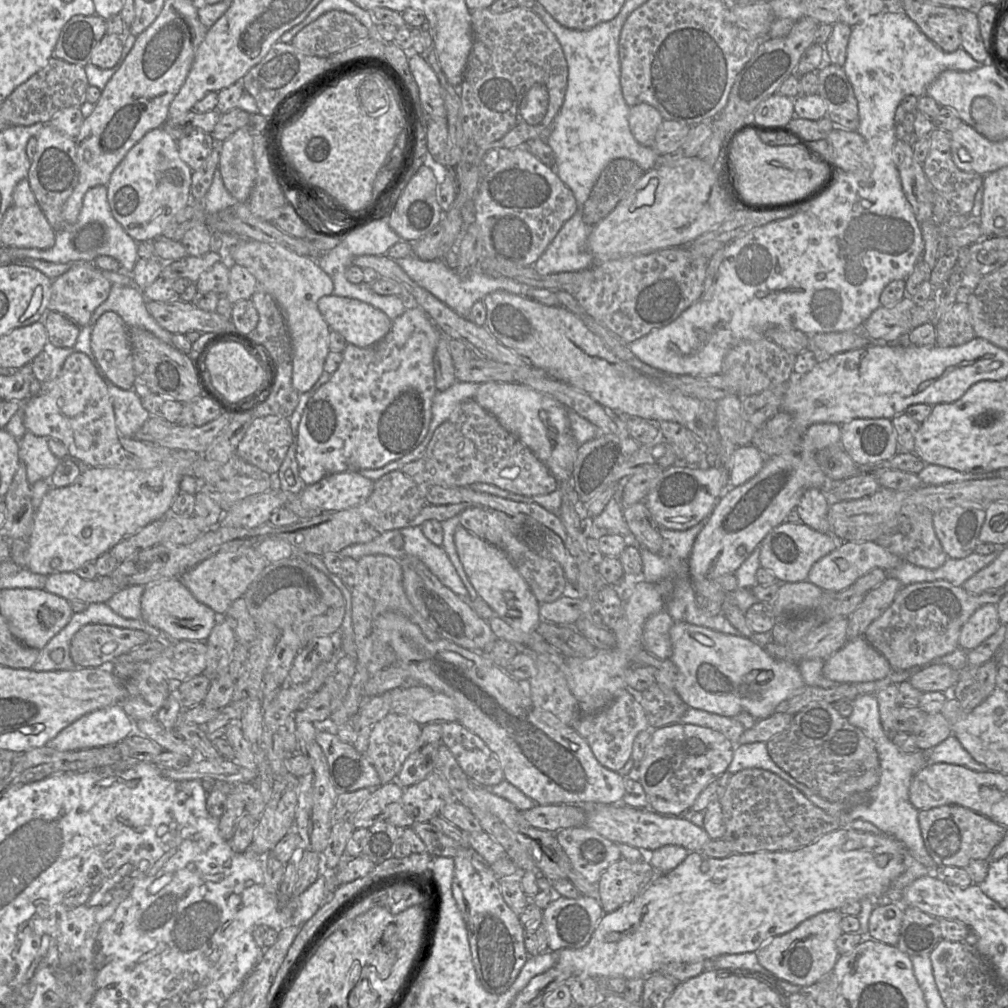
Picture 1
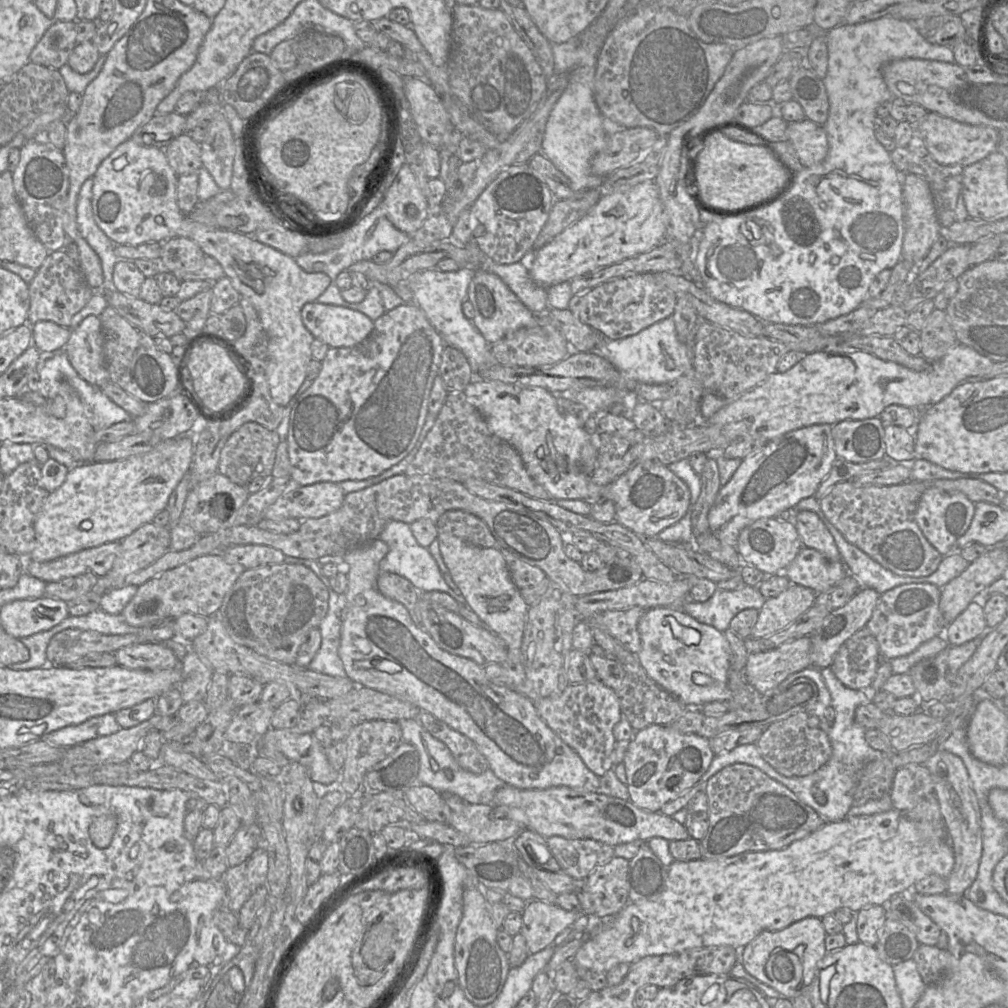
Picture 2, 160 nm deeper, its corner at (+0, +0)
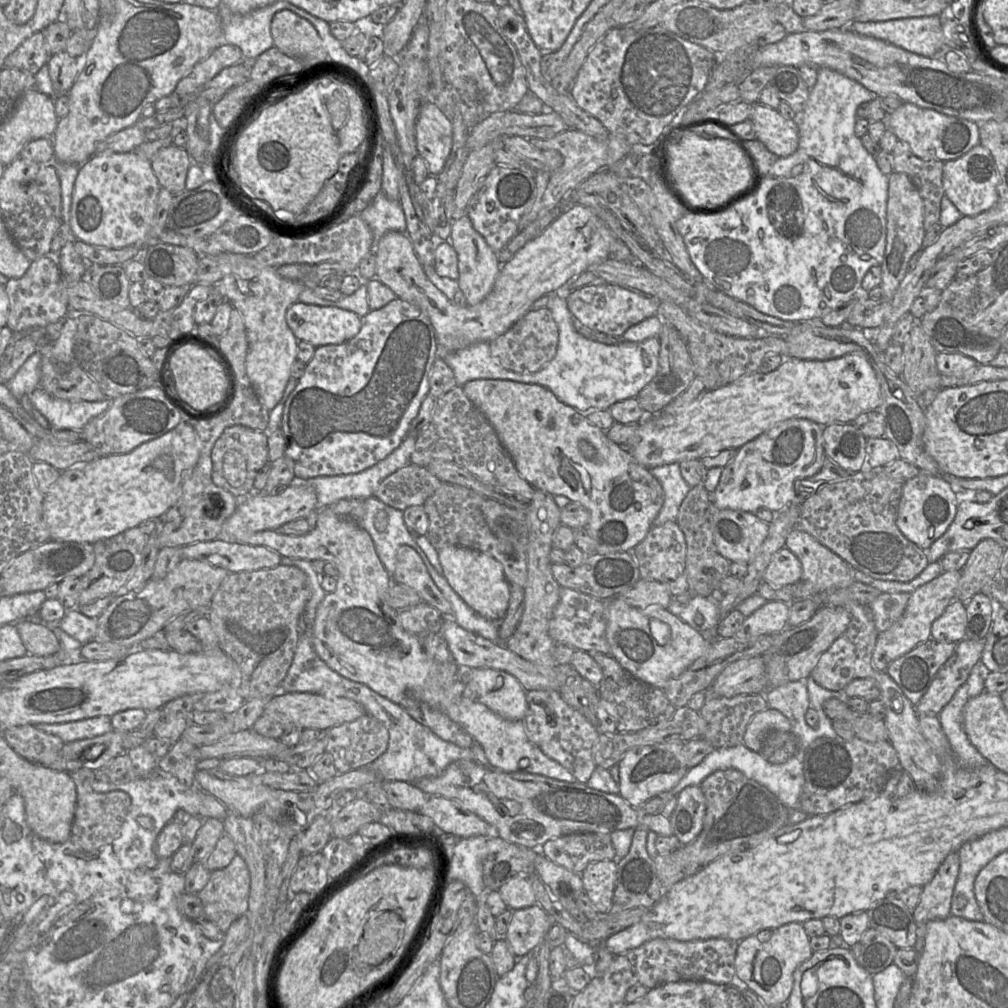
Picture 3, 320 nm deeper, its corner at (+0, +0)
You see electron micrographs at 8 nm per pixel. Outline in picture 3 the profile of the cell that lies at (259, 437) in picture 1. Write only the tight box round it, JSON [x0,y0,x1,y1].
[211,425,269,499]

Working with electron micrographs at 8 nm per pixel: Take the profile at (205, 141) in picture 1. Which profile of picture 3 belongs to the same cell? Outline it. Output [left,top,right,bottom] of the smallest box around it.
[151,144,192,193]

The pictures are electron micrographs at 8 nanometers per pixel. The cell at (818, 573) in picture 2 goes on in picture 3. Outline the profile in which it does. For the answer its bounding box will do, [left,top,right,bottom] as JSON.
[763,547,801,587]

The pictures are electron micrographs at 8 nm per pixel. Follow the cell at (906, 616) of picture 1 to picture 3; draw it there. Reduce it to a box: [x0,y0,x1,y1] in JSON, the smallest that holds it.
[868,593,910,632]

